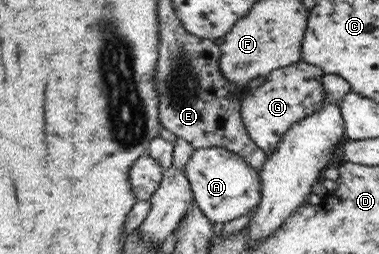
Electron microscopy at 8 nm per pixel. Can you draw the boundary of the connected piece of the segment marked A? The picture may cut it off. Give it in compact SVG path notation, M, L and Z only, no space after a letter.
M219 147L194 149L185 164L185 177L195 205L210 223L227 223L249 211L254 211L260 200L258 172L233 152Z

